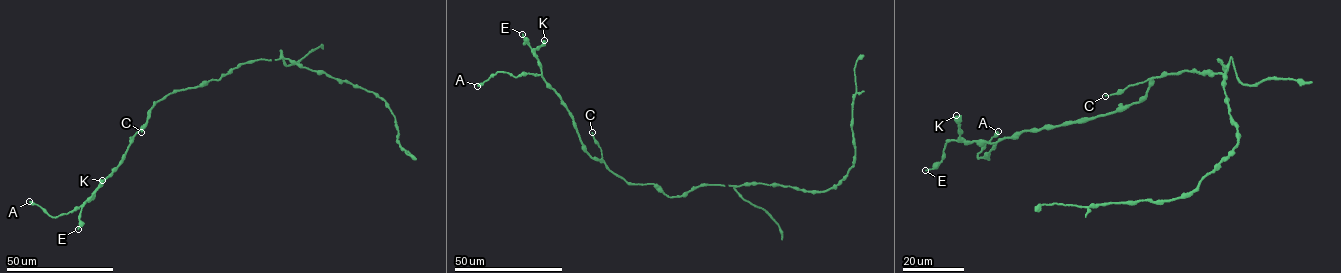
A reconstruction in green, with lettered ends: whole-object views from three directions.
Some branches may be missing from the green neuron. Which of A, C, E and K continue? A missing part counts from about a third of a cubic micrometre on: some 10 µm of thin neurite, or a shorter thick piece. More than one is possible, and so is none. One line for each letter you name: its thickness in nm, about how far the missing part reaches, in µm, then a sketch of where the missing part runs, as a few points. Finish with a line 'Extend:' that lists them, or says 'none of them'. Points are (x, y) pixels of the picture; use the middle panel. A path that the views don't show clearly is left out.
C: Thickness 190 nm. Missing length about 30 µm
Extend: C

